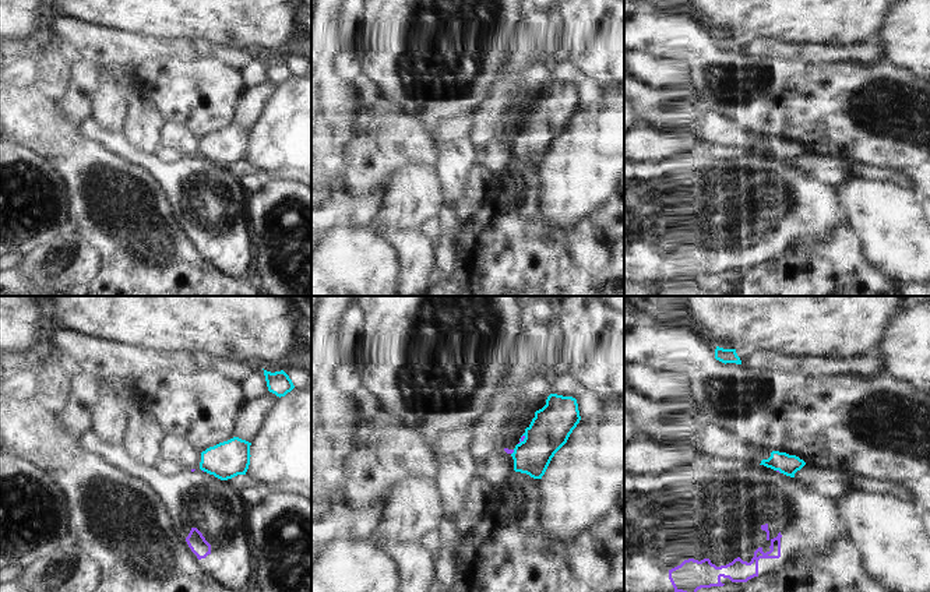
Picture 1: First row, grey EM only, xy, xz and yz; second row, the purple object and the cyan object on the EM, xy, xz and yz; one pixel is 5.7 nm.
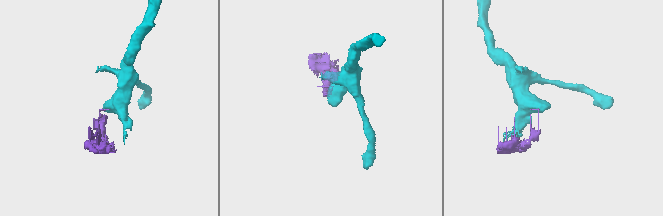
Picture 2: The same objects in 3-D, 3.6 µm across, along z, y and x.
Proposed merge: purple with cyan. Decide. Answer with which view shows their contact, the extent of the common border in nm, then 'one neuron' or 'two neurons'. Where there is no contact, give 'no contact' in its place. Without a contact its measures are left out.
xz | 70 nm | two neurons

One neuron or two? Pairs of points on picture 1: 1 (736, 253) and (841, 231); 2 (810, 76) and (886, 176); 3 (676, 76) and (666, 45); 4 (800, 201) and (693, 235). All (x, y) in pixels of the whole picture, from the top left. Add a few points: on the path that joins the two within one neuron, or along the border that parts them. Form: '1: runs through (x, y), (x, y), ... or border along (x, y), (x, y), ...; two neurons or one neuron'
1: border along (827, 228), (805, 232), (771, 258); two neurons
2: border along (851, 166), (863, 164), (905, 172), (912, 178); two neurons
3: border along (644, 50), (680, 59), (691, 83); two neurons
4: runs through (774, 204), (764, 204), (754, 212), (719, 215); one neuron

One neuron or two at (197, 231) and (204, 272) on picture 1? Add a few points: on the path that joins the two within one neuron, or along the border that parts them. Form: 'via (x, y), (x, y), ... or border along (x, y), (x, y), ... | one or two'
border along (183, 226), (198, 250), (228, 274) | two

